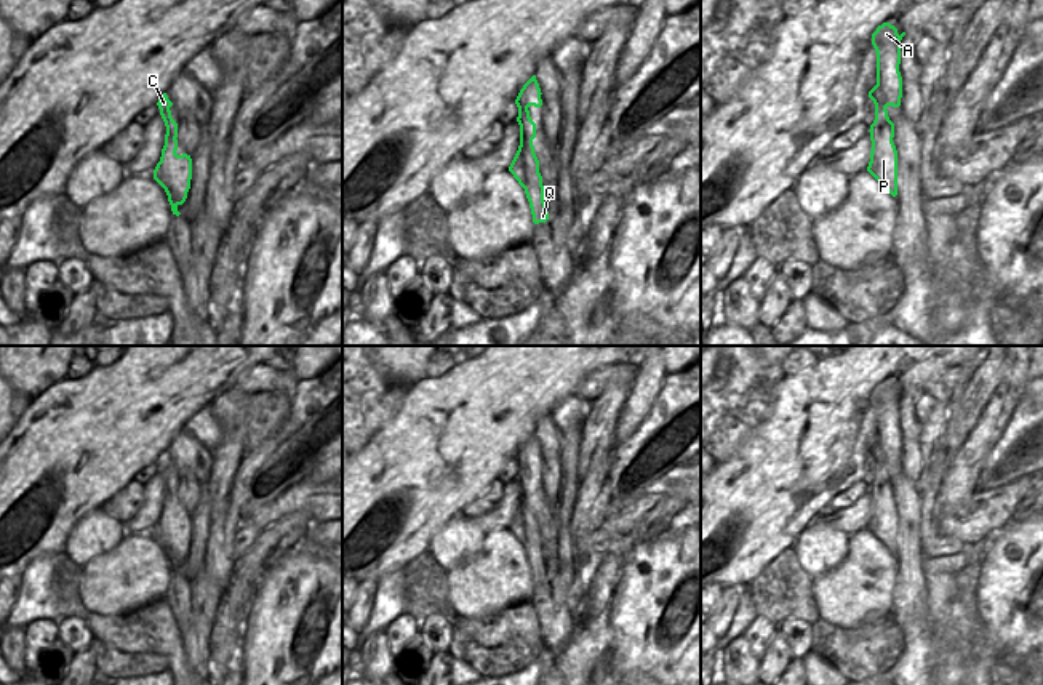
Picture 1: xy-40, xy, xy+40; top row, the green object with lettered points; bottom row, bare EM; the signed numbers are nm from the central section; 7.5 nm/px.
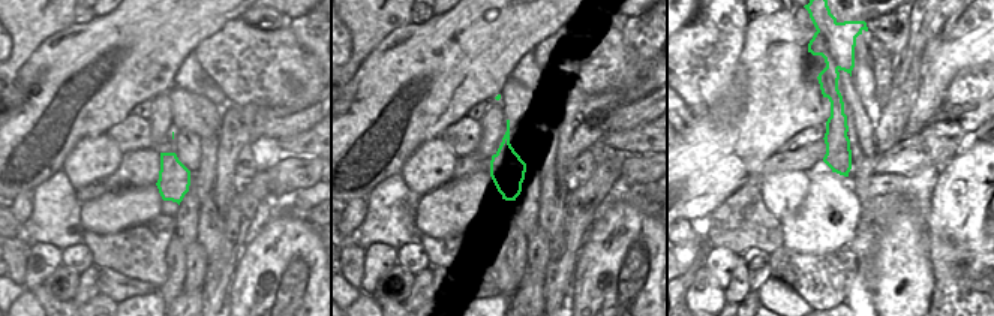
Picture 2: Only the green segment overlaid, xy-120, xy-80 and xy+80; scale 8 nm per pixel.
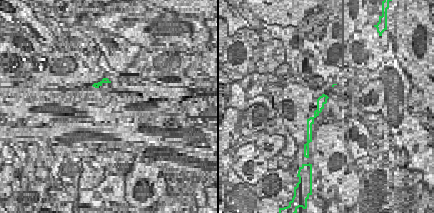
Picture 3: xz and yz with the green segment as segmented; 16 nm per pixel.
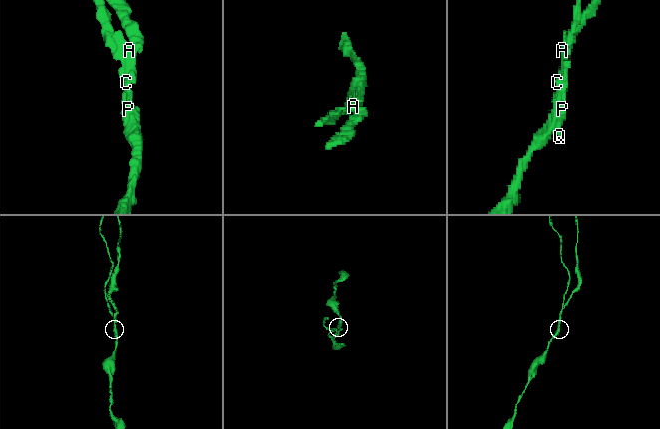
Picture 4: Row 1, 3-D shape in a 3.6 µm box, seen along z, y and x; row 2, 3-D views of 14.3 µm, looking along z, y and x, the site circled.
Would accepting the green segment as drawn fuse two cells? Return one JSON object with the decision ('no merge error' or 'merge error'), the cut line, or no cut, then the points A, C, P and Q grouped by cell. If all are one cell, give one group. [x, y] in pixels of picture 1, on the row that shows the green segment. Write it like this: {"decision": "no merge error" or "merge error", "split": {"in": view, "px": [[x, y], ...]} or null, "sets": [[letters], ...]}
{"decision": "merge error", "split": {"in": "xy+40", "px": [[877, 82], [883, 88], [895, 90], [899, 98]]}, "sets": [["A"], ["C", "P", "Q"]]}

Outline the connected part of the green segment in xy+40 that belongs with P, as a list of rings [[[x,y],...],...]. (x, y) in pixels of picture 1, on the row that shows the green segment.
[[[878,83],[869,91],[875,104],[875,120],[870,125],[870,162],[867,171],[893,195],[897,195],[897,150],[893,142],[894,123],[888,117],[888,106],[899,107],[897,90],[883,90]]]

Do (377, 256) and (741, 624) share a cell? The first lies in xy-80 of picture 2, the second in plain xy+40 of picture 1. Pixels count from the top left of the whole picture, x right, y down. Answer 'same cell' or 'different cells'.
different cells

